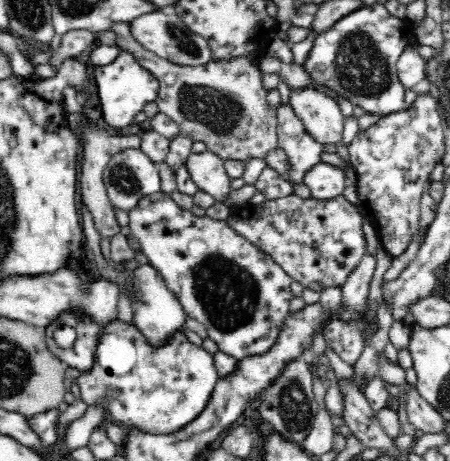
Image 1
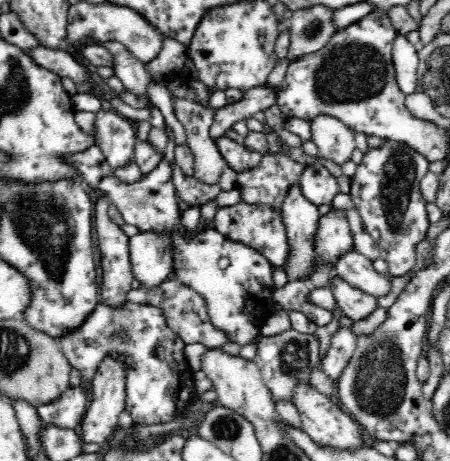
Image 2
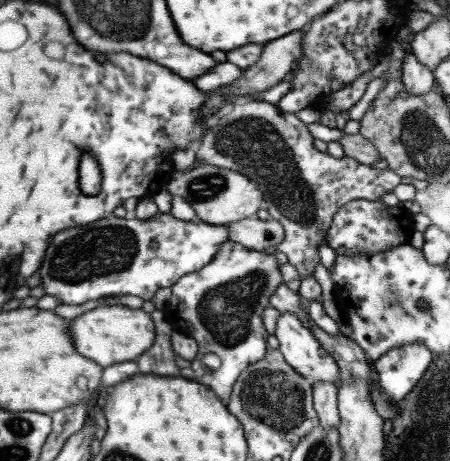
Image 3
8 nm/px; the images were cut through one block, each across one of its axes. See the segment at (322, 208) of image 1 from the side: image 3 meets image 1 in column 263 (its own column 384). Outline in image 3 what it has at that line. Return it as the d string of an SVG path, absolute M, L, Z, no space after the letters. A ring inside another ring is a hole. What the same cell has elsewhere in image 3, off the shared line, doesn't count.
M355 200L343 206L341 212L335 216L327 240L339 254L357 254L361 250L383 252L401 244L409 244L415 230L417 230L415 214L403 210L401 204L387 206L383 202L373 202L373 200Z

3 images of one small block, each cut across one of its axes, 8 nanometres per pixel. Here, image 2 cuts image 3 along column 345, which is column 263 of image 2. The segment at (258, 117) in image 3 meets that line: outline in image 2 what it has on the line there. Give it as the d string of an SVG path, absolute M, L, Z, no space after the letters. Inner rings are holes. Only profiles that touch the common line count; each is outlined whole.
M266 154L258 166L238 172L236 190L242 194L242 202L252 206L270 206L274 214L282 216L284 202L290 190L298 186L306 168L286 158L284 154Z

